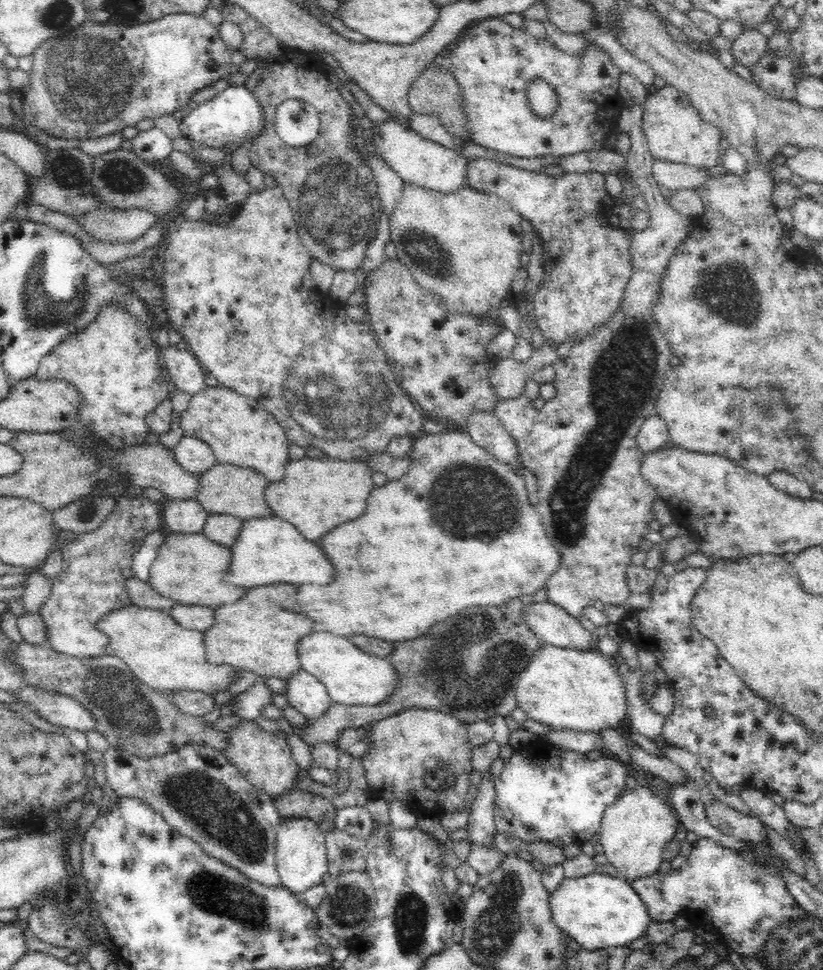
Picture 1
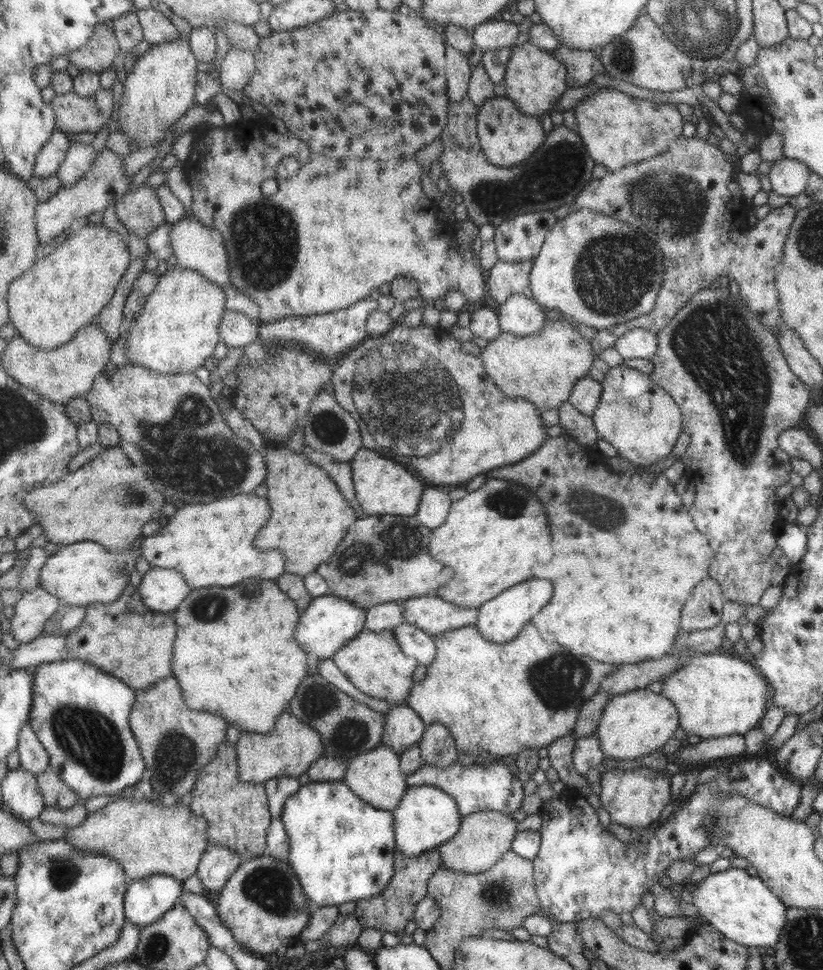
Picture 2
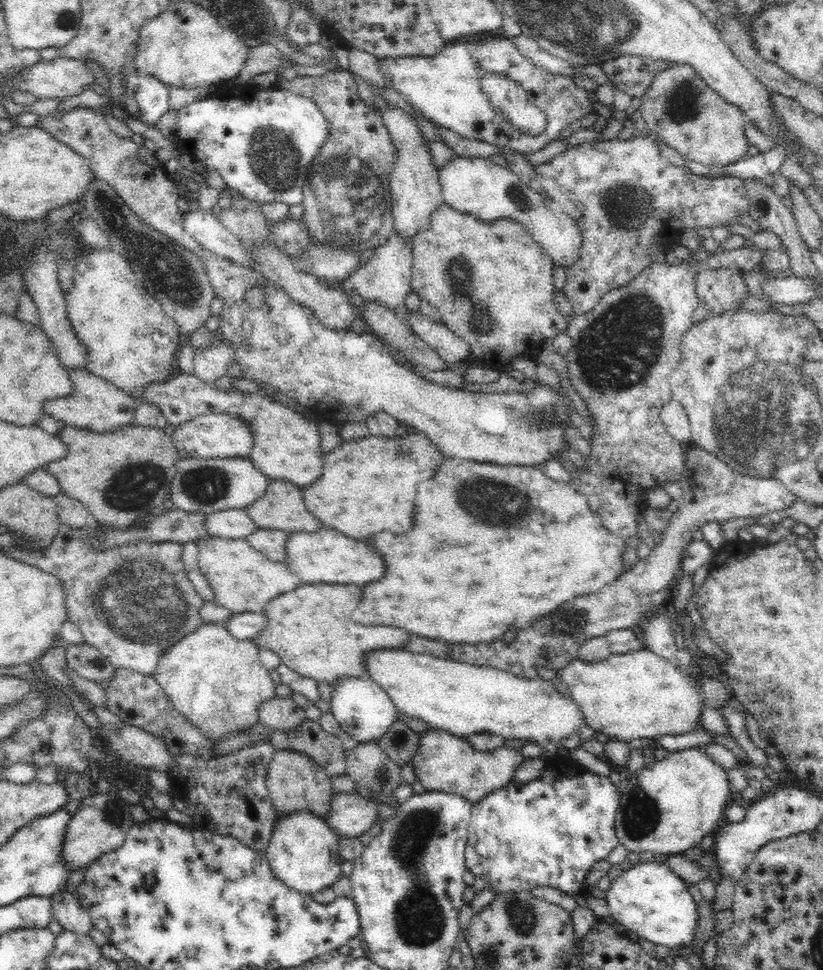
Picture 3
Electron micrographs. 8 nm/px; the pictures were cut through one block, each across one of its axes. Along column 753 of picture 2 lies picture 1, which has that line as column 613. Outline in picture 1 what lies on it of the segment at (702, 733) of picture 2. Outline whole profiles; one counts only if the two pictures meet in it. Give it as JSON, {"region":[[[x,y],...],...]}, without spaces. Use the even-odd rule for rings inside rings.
{"region":[[[543,645],[541,650],[530,658],[527,668],[522,670],[514,692],[519,710],[527,718],[532,718],[552,729],[598,733],[604,728],[619,731],[628,718],[628,697],[626,683],[618,676],[612,657],[602,656],[596,649],[591,651],[567,650],[552,645]]]}

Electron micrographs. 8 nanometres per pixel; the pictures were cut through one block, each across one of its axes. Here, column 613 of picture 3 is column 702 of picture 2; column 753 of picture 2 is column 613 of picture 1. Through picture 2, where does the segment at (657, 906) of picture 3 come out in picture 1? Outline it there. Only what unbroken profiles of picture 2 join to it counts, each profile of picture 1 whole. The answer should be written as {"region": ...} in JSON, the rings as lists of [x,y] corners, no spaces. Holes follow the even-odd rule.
{"region":[[[599,872],[564,878],[556,892],[550,892],[550,913],[554,923],[586,950],[639,944],[644,932],[652,925],[652,917],[634,886],[618,876]]]}

